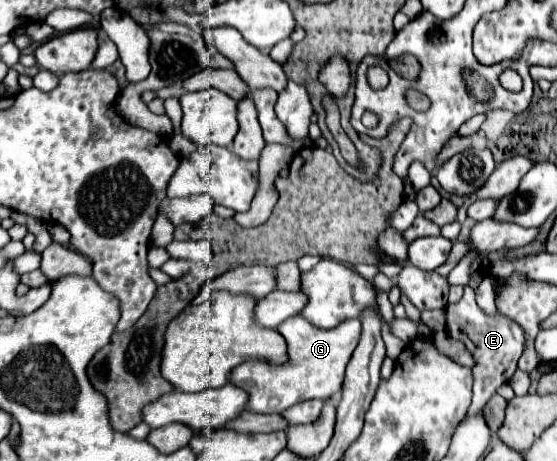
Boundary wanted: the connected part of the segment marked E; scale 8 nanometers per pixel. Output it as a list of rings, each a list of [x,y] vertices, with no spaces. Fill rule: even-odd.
[[[465,289],[465,295],[459,303],[447,305],[447,333],[453,339],[459,339],[467,345],[471,355],[475,357],[477,365],[473,367],[473,403],[469,413],[477,413],[495,393],[497,389],[511,379],[511,375],[517,369],[517,359],[523,353],[523,331],[519,325],[497,313],[495,317],[485,315],[477,303],[475,303],[475,293],[471,289]]]

